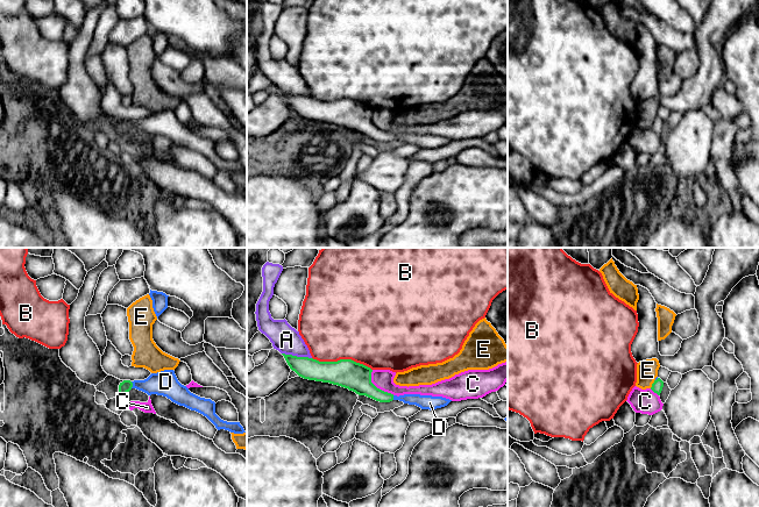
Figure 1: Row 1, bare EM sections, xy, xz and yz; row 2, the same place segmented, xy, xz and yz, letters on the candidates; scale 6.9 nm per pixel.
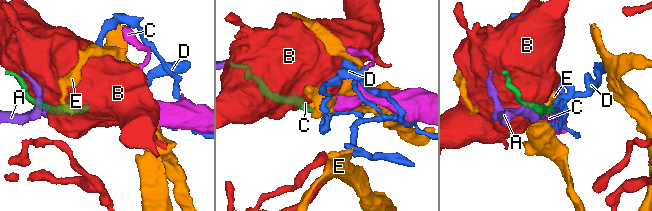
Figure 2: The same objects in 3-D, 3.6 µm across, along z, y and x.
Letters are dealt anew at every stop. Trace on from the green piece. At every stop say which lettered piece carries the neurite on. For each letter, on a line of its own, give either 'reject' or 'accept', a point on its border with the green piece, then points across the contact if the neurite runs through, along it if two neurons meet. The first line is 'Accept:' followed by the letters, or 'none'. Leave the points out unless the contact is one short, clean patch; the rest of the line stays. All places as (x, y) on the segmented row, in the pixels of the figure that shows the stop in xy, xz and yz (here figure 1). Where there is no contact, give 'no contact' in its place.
Accept: E
A: reject | xz (296, 356)
B: reject | xz (342, 359)
C: reject | xz (376, 387) | along xz (371, 370), (371, 381), (377, 387), (394, 394)
D: reject | xy (132, 385)
E: accept | yz (652, 384) | across yz (657, 386), (652, 384), (647, 379), (647, 370)

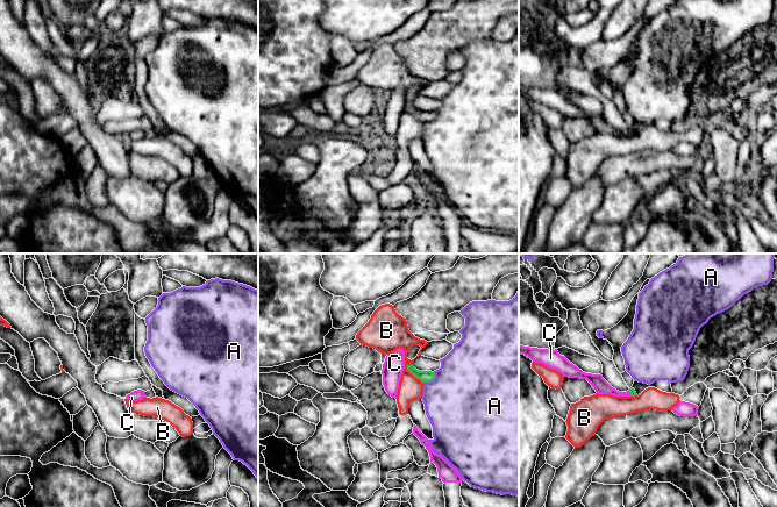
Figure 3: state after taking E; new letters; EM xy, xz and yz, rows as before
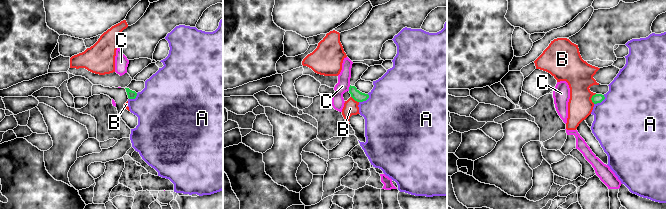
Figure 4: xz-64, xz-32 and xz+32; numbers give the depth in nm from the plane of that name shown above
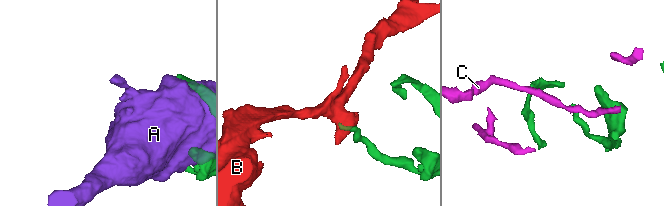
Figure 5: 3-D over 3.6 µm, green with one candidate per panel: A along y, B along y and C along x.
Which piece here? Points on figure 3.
Accept: none
A: reject | xz (432, 379)
B: reject | xz (413, 375) | along xz (407, 364), (407, 369), (423, 383)
C: reject | yz (629, 392) | along yz (628, 390), (632, 395)

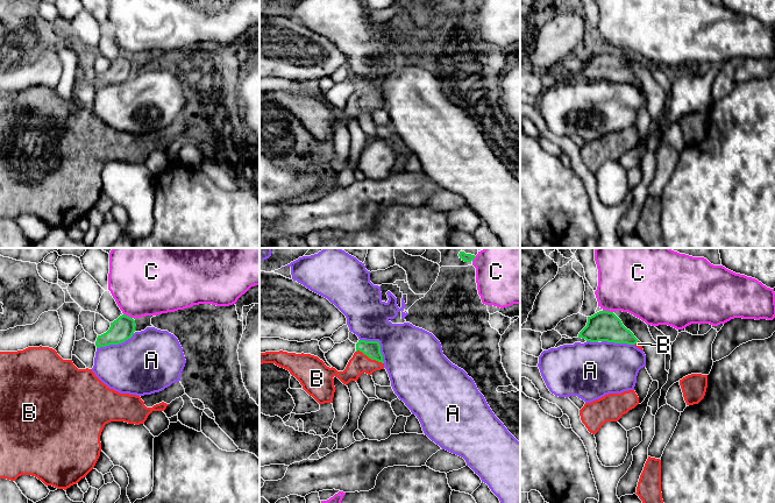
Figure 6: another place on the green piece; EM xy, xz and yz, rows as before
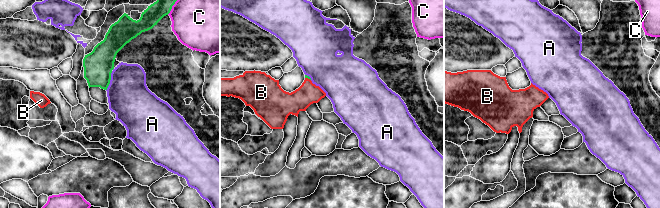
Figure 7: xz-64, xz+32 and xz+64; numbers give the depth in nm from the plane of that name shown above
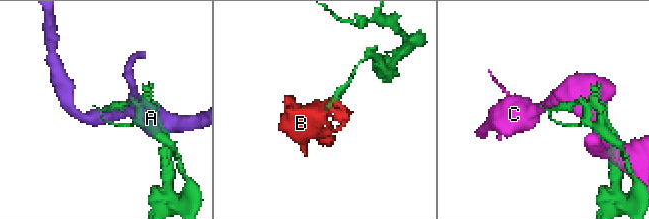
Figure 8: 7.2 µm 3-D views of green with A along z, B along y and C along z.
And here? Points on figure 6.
Accept: B
A: reject | xz (378, 344) | along xz (360, 339), (377, 341), (384, 362)
B: accept | xz (370, 358) | across xz (371, 349), (370, 358), (360, 363)
C: reject | yz (608, 311)

